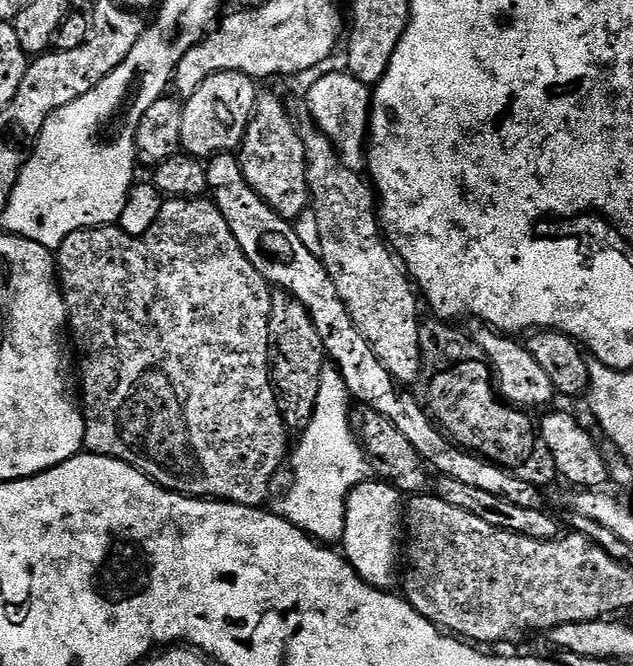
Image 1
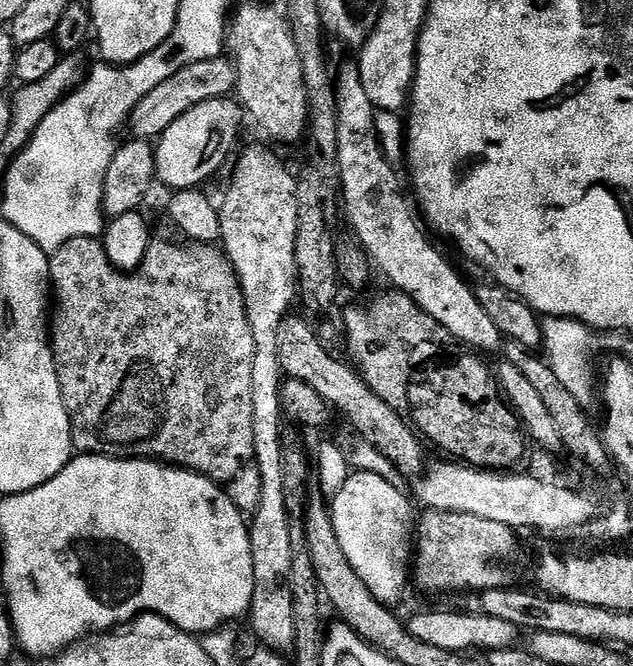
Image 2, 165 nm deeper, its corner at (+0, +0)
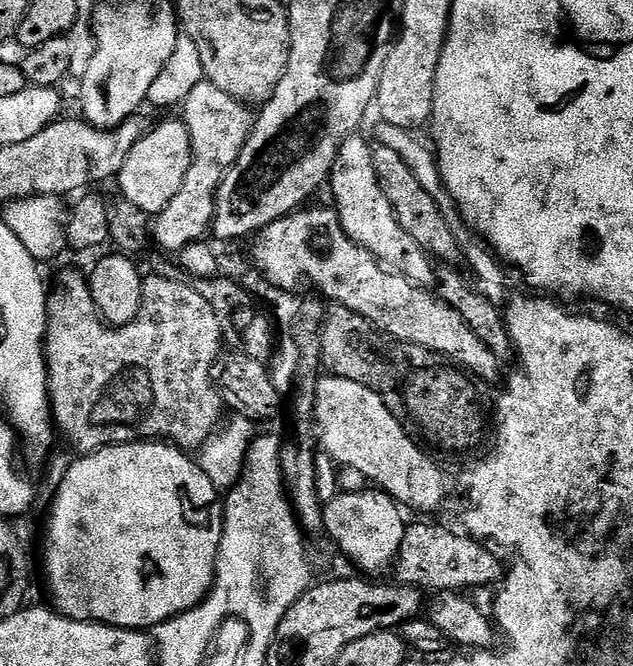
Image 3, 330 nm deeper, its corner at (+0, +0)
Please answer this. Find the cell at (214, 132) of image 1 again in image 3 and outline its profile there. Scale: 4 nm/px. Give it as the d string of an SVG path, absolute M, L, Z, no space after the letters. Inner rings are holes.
M183 119L164 120L157 128L149 127L142 139L134 142L130 154L126 154L126 162L122 162L122 170L118 177L120 196L128 200L138 210L149 214L158 214L178 194L182 182L192 165L192 143Z

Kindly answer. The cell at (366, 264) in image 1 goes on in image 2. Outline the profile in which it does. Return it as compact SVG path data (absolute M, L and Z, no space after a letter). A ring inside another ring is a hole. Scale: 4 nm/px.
M243 4L231 13L226 28L226 52L236 65L235 99L274 139L285 140L288 144L303 136L305 139L310 128L308 95L302 78L302 58L298 58L292 28L279 7Z

